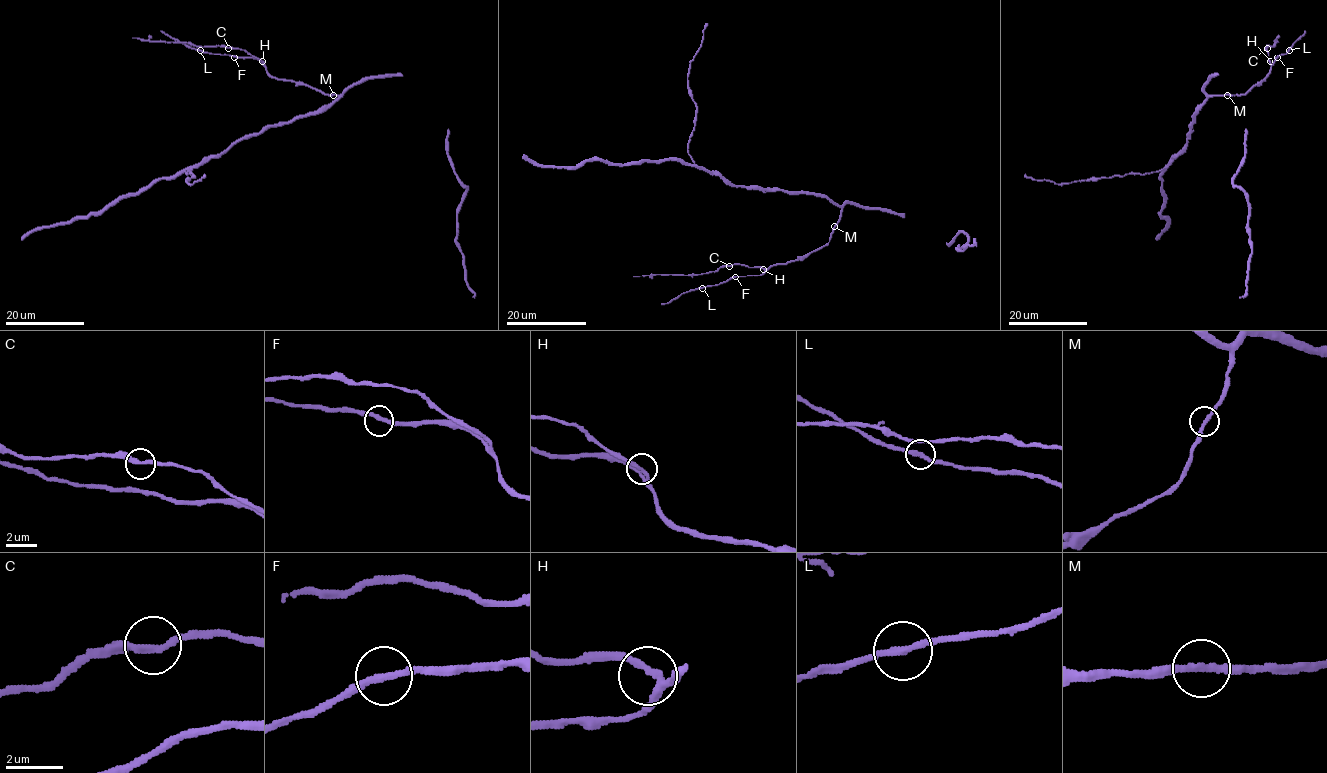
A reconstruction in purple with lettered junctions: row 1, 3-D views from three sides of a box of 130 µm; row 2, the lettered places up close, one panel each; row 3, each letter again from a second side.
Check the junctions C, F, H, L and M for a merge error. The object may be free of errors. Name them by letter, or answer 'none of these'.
none of these

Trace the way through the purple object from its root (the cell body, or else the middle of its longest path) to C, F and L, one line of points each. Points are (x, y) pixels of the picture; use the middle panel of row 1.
C: (826, 197), (841, 208), (840, 219), (827, 243), (794, 260), (773, 264), (766, 270), (729, 265)
F: (826, 197), (841, 208), (840, 219), (827, 243), (794, 260), (773, 264), (759, 275), (735, 276)
L: (826, 197), (841, 208), (840, 219), (827, 243), (794, 260), (773, 264), (759, 275), (737, 276), (702, 287)

